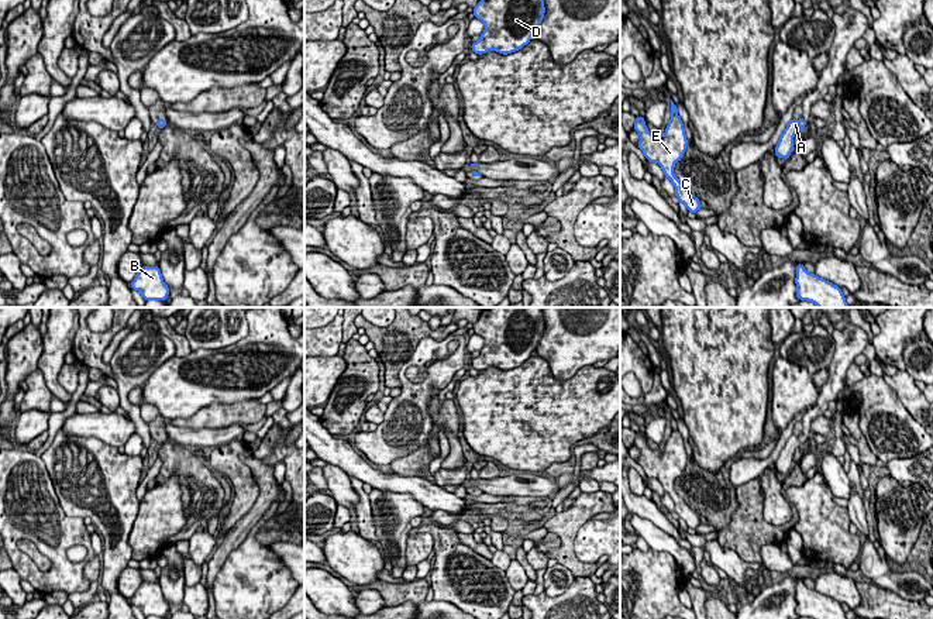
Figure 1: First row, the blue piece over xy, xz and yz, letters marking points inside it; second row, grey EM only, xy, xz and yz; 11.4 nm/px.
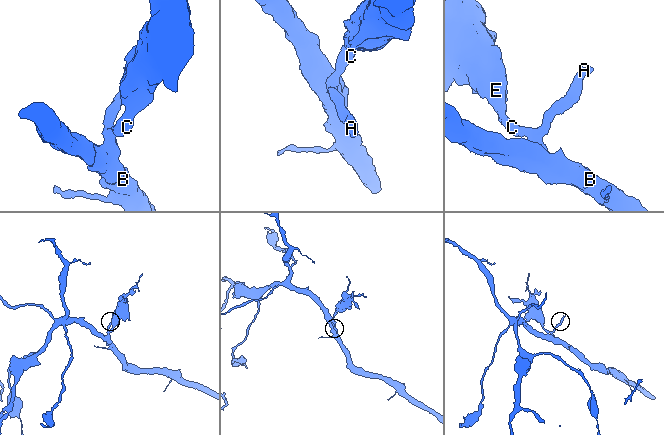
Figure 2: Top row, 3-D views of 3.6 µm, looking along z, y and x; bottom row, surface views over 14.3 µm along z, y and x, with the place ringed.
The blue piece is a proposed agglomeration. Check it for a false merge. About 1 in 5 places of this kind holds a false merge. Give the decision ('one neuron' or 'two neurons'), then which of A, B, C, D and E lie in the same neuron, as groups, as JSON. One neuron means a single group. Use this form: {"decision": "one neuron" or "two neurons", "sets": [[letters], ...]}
{"decision": "one neuron", "sets": [["A", "B", "C", "D", "E"]]}

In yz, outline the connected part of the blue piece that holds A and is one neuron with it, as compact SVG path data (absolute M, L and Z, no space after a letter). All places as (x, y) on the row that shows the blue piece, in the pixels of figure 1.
M792 118L784 133L779 137L778 144L775 145L775 157L788 159L791 157L791 152L793 151L793 137L796 133L803 131L805 125L808 124L808 120Z

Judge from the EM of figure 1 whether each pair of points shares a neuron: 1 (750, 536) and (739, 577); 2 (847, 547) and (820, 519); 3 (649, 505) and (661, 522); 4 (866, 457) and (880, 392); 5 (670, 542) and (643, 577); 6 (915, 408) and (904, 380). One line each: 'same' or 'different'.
1: different
2: same
3: same
4: different
5: different
6: same

